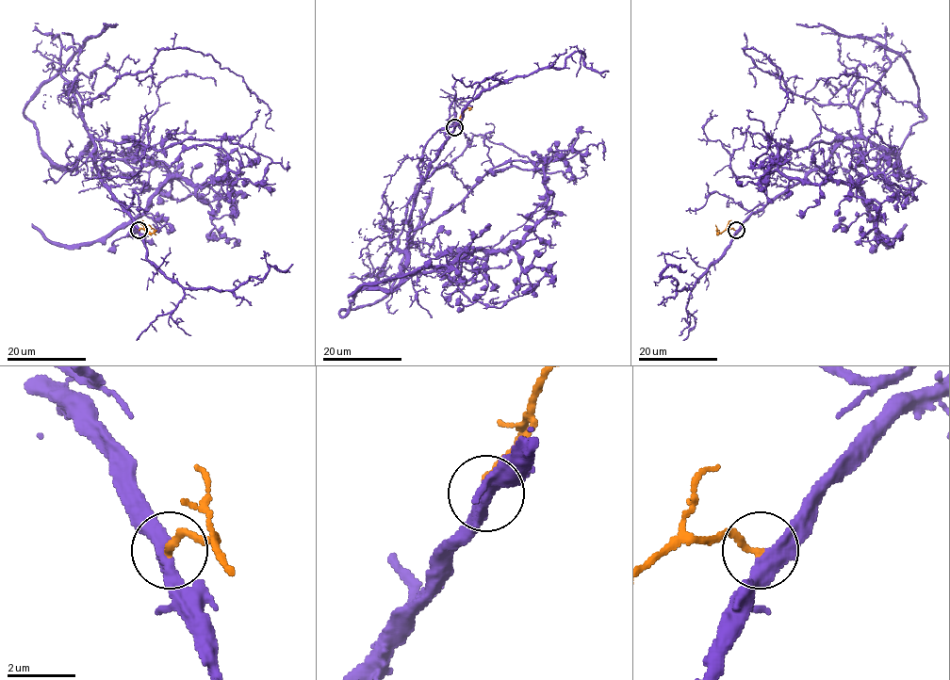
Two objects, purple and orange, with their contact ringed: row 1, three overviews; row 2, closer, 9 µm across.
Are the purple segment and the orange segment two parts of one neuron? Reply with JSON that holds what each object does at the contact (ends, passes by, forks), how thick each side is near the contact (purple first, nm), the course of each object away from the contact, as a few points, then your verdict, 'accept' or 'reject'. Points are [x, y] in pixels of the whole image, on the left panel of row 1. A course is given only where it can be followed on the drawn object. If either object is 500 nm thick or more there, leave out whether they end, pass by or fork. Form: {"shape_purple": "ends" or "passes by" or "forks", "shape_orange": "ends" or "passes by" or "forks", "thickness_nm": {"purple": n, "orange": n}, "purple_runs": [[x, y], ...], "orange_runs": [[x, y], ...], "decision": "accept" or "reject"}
{"shape_purple": "passes by", "shape_orange": "ends", "thickness_nm": {"purple": 400, "orange": 190}, "purple_runs": [[139, 230], [103, 184], [83, 105], [162, 49], [187, 48], [243, 78], [273, 131]], "orange_runs": [[139, 230], [141, 228], [152, 233], [154, 229], [148, 225]], "decision": "accept"}

